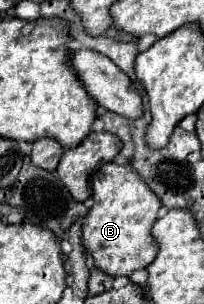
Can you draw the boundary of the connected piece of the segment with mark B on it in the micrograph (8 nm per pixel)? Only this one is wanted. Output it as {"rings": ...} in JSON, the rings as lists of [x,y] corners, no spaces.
{"rings":[[[114,162],[104,164],[92,176],[92,190],[94,206],[84,220],[82,242],[86,252],[92,254],[96,268],[110,276],[130,276],[132,272],[150,266],[158,254],[152,226],[158,220],[158,210],[162,208],[160,198],[130,164],[120,166]]]}

